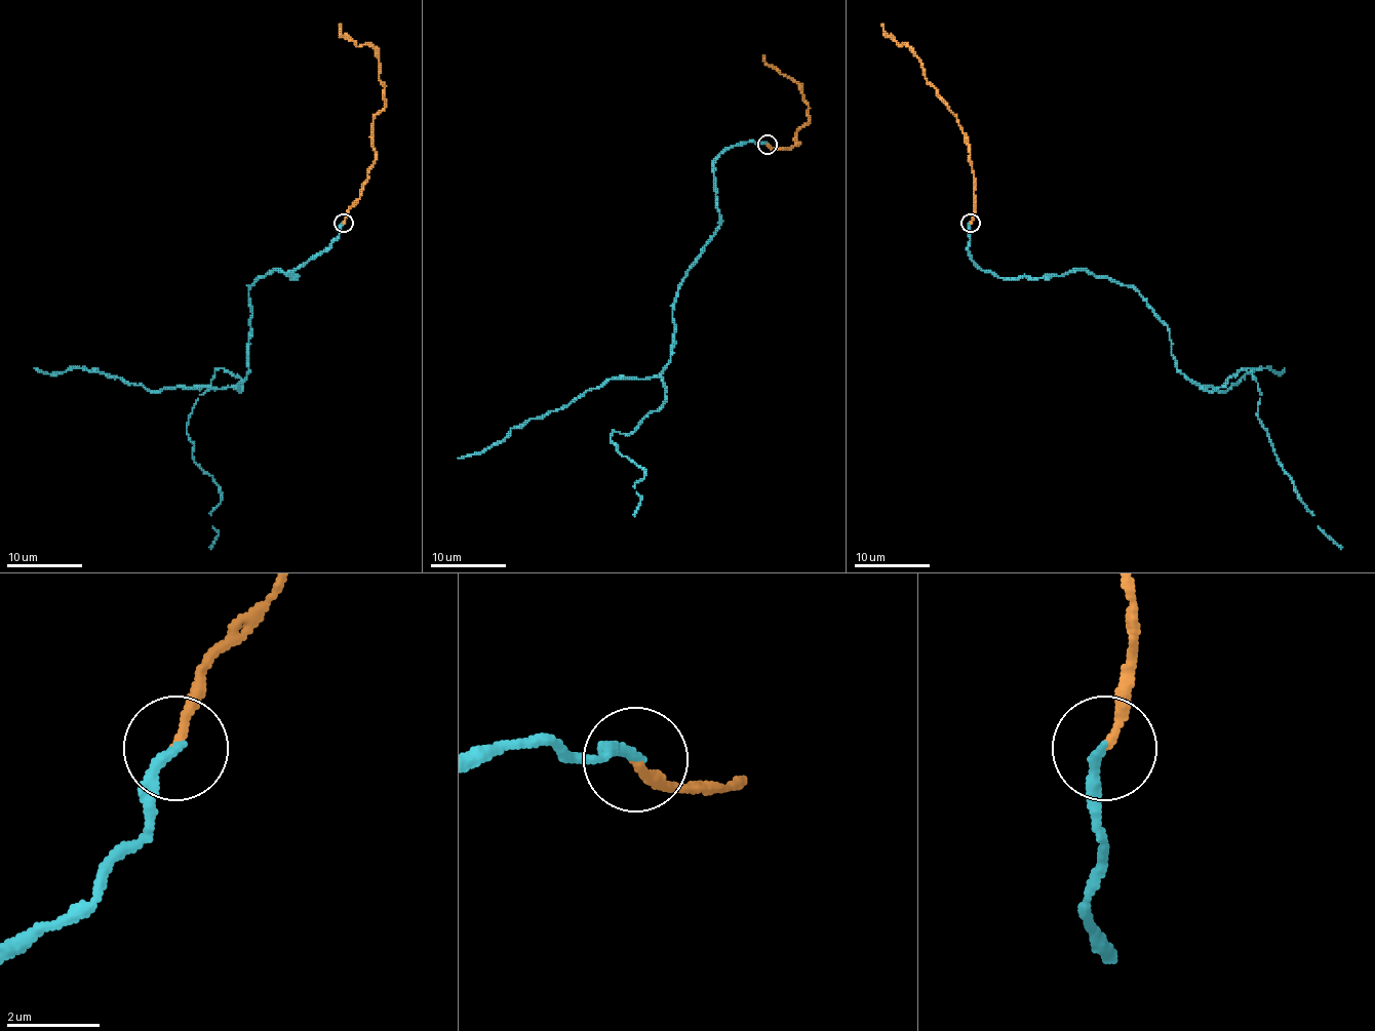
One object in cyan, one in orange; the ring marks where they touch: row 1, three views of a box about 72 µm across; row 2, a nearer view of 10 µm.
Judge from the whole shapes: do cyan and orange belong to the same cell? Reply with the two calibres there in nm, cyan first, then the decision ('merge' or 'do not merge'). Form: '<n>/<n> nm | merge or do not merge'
240/180 nm | merge

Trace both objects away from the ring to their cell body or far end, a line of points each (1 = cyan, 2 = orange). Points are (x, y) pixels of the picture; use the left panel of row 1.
1: (343, 223), (296, 278), (250, 287), (246, 375), (239, 391), (214, 370), (190, 415), (221, 497), (210, 547)
2: (343, 223), (372, 163), (372, 120), (384, 105), (384, 86), (377, 51), (348, 40), (339, 24)

